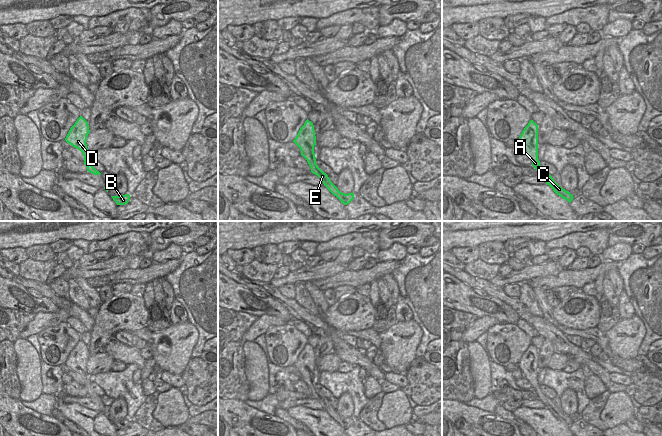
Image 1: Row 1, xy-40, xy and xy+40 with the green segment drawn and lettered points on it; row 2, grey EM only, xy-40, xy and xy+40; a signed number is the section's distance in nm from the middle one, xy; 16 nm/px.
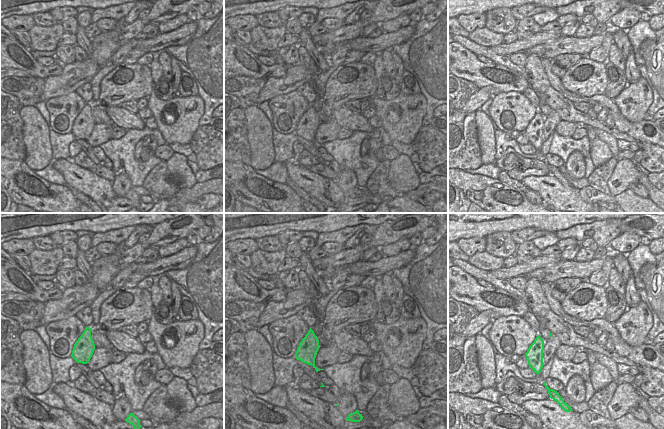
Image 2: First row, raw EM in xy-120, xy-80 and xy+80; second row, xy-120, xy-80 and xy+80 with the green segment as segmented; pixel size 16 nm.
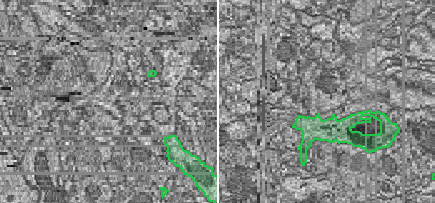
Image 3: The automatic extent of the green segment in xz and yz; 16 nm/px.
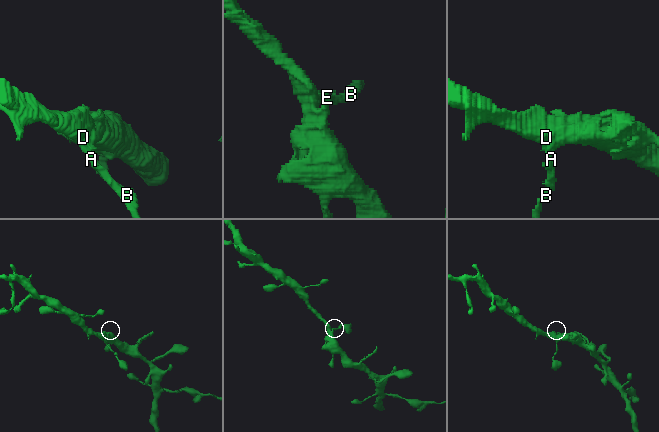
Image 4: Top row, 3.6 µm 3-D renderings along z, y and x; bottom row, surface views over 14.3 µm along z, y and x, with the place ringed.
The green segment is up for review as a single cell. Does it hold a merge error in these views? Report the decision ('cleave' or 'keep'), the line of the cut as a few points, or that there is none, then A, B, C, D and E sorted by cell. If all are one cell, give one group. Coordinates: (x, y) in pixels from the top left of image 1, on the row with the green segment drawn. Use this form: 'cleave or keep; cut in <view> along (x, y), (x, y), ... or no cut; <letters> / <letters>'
keep; no cut; A B C D E

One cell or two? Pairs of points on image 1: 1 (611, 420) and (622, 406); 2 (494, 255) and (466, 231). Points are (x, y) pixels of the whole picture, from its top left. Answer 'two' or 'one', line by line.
1: one
2: two

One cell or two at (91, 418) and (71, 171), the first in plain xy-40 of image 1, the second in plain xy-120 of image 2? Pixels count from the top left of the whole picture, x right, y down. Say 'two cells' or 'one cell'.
one cell

